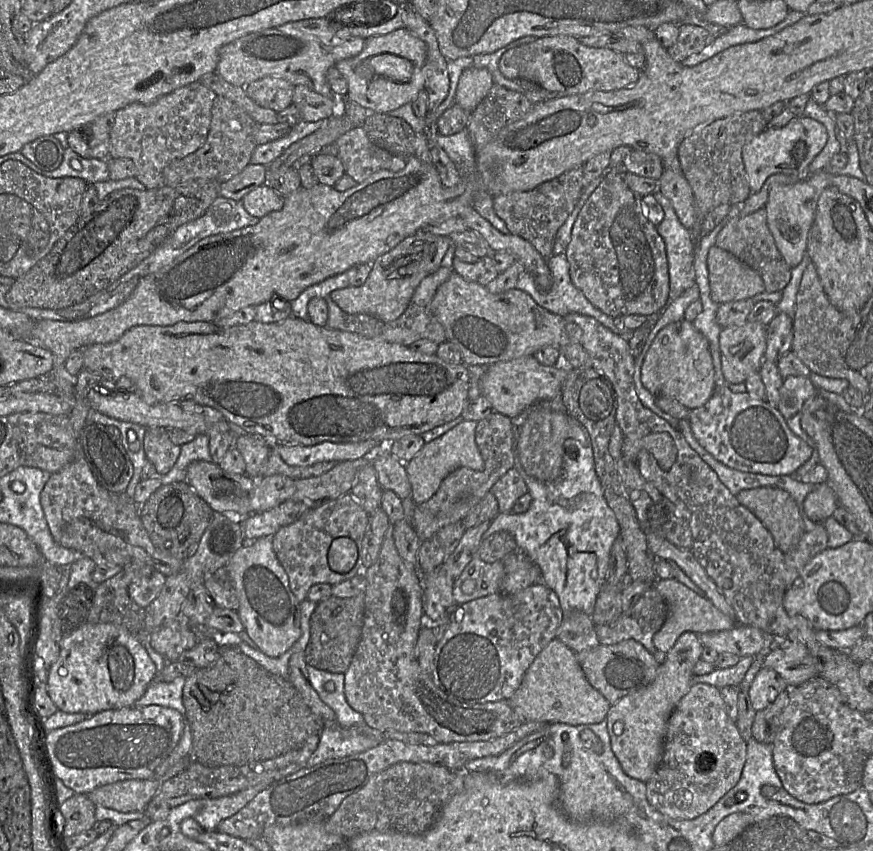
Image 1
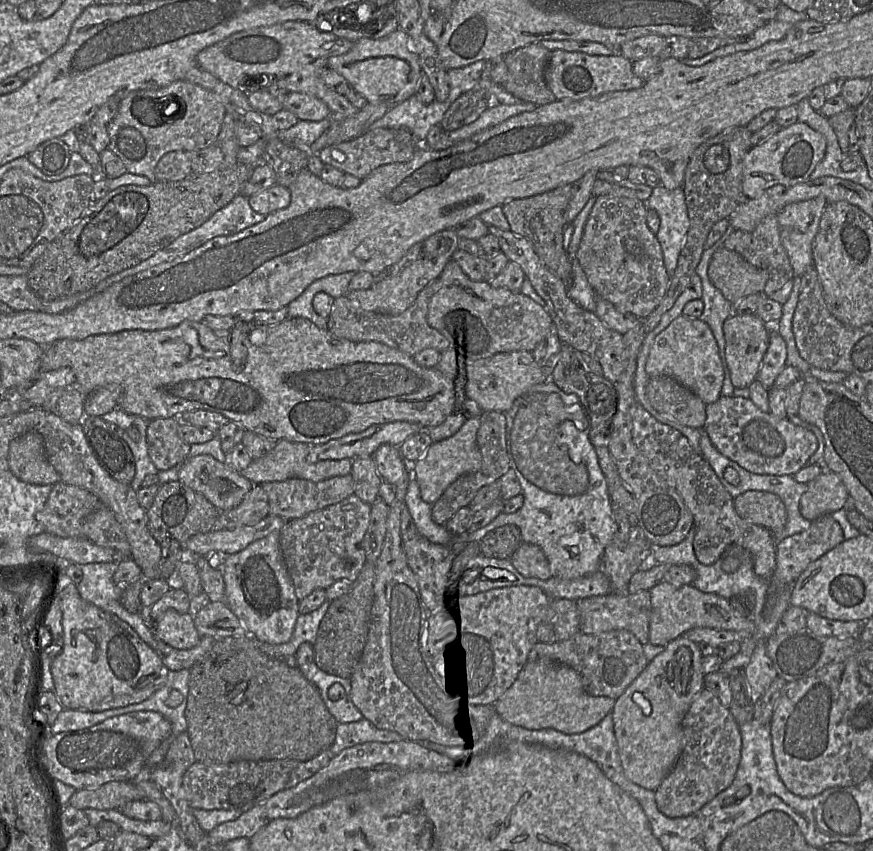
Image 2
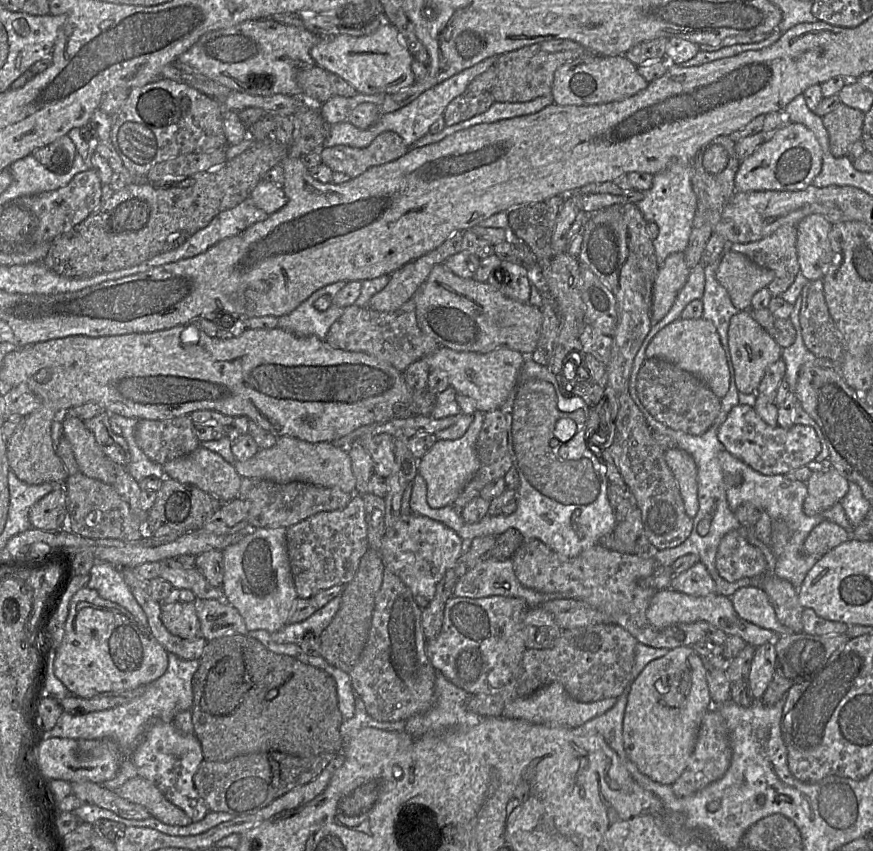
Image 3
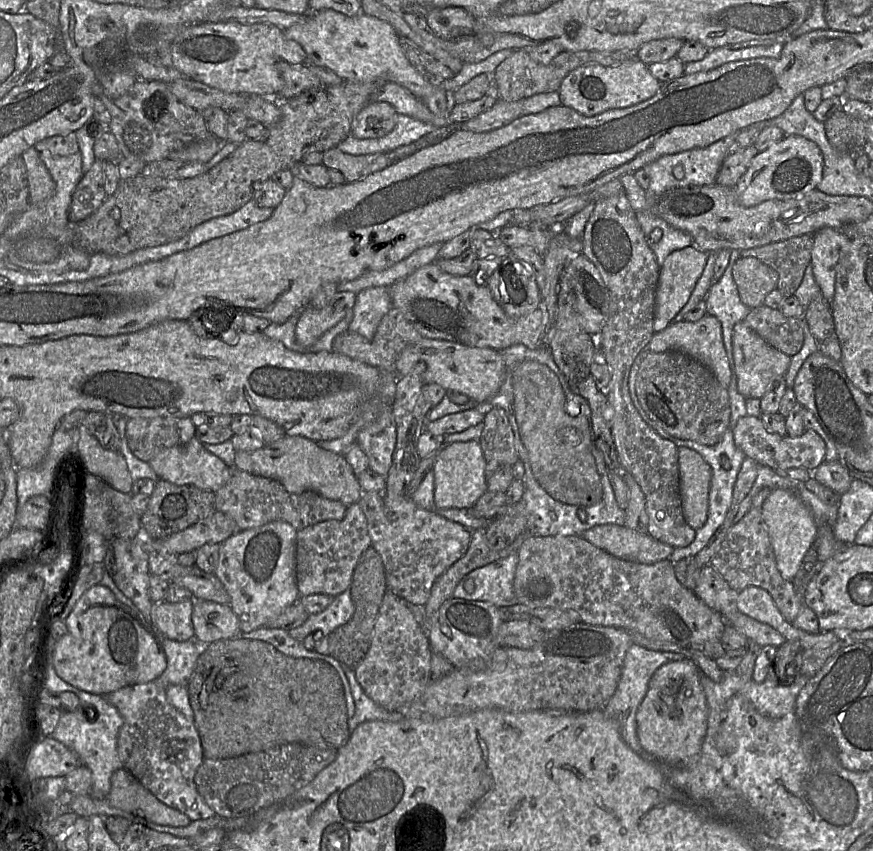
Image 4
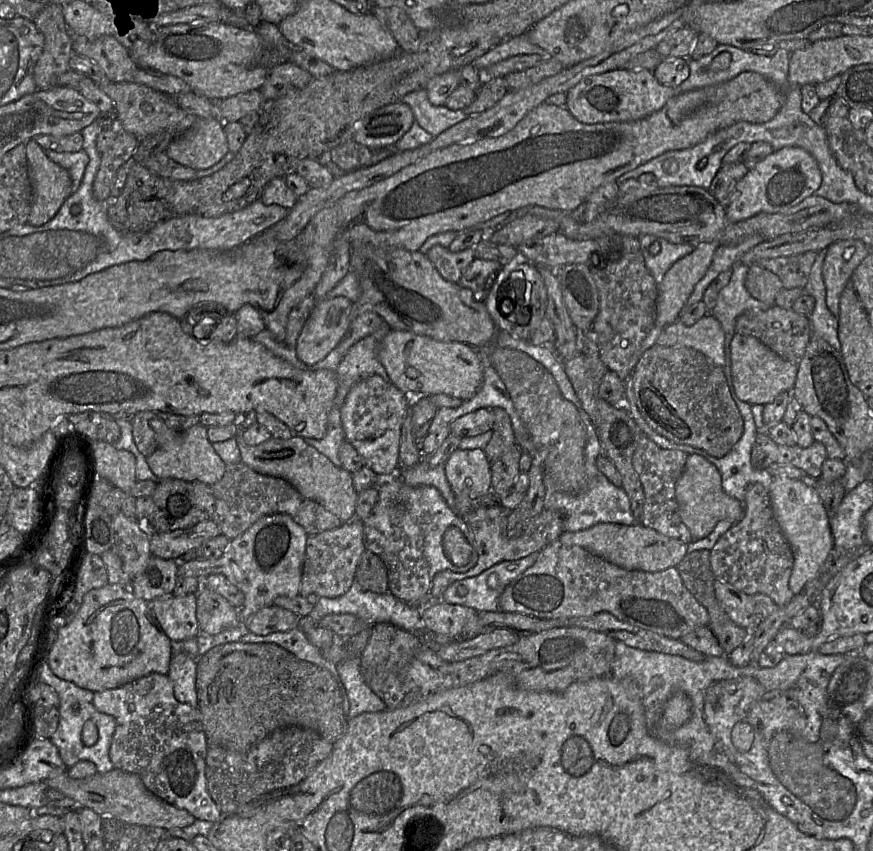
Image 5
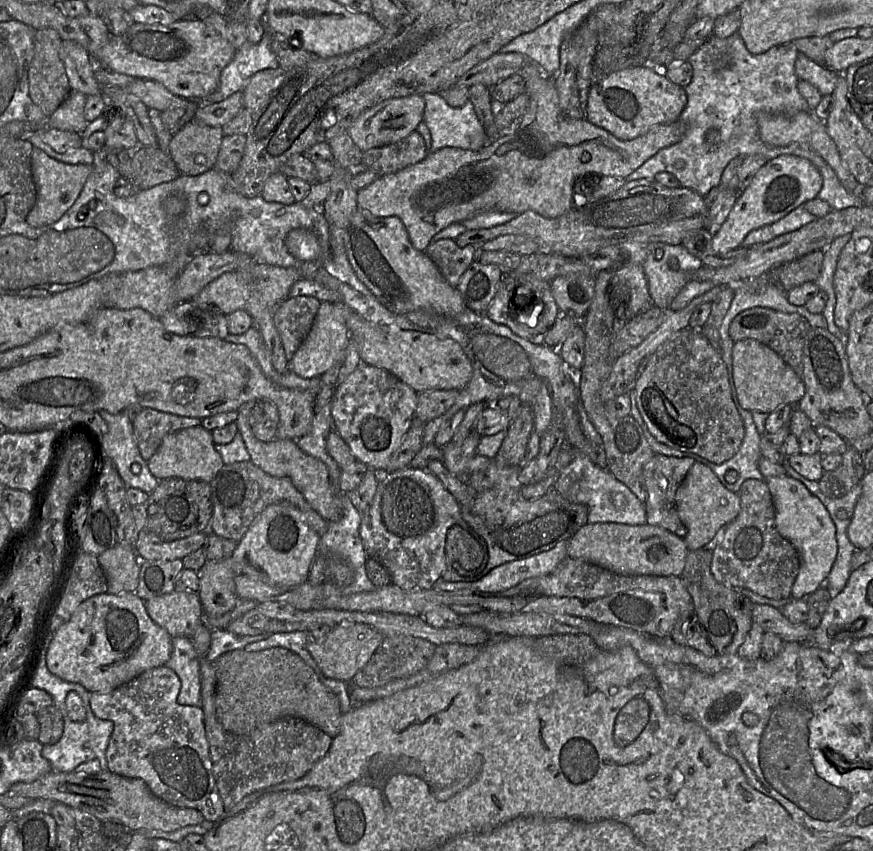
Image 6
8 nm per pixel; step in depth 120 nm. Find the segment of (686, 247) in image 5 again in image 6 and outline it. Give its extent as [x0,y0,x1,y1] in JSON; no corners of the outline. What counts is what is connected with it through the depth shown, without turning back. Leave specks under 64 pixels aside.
[643,242,703,310]

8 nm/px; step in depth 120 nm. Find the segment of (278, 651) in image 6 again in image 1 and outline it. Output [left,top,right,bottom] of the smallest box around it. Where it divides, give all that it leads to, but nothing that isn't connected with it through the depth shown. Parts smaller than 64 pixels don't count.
[183,646,325,767]

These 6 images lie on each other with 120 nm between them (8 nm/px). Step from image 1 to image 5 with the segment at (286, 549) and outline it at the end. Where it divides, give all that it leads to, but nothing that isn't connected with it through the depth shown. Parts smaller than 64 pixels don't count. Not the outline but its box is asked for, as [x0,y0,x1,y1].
[300,517,363,599]

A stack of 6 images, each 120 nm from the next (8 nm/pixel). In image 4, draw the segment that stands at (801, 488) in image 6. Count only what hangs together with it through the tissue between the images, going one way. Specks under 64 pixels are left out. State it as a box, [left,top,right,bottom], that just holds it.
[762,489,818,582]

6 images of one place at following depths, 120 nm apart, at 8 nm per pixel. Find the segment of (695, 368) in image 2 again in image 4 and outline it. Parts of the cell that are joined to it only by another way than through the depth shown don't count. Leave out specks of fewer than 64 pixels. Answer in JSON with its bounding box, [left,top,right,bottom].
[647,314,731,388]

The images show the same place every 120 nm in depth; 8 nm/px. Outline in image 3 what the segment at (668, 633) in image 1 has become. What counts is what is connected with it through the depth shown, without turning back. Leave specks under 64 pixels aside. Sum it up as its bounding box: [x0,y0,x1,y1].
[646,588,778,647]

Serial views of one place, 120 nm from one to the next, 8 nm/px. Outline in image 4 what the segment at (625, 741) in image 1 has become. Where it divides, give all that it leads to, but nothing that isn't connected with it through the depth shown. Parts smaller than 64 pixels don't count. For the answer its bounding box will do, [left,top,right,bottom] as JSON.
[636,658,708,766]

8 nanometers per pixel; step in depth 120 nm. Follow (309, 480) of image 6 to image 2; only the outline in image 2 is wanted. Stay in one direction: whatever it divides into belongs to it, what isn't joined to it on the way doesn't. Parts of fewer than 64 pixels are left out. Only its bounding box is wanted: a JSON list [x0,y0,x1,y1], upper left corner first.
[239,440,352,484]

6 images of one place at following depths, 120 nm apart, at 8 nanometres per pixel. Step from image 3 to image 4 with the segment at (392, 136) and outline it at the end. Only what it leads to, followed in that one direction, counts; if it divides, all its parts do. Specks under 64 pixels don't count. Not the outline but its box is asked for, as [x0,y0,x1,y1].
[323,147,393,183]

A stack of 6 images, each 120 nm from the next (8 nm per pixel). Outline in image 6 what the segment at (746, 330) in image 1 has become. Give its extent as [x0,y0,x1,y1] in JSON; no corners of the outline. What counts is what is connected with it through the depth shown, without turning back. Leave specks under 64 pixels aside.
[732,339,805,413]

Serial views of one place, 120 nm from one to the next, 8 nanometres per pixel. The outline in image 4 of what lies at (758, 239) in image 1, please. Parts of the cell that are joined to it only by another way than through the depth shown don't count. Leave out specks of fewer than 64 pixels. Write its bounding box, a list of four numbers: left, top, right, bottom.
[740,234,812,298]

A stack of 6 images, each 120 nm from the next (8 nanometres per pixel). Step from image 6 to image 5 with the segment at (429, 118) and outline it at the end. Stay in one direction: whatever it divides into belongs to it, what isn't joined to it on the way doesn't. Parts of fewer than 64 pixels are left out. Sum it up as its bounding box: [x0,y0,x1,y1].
[401,89,468,137]

